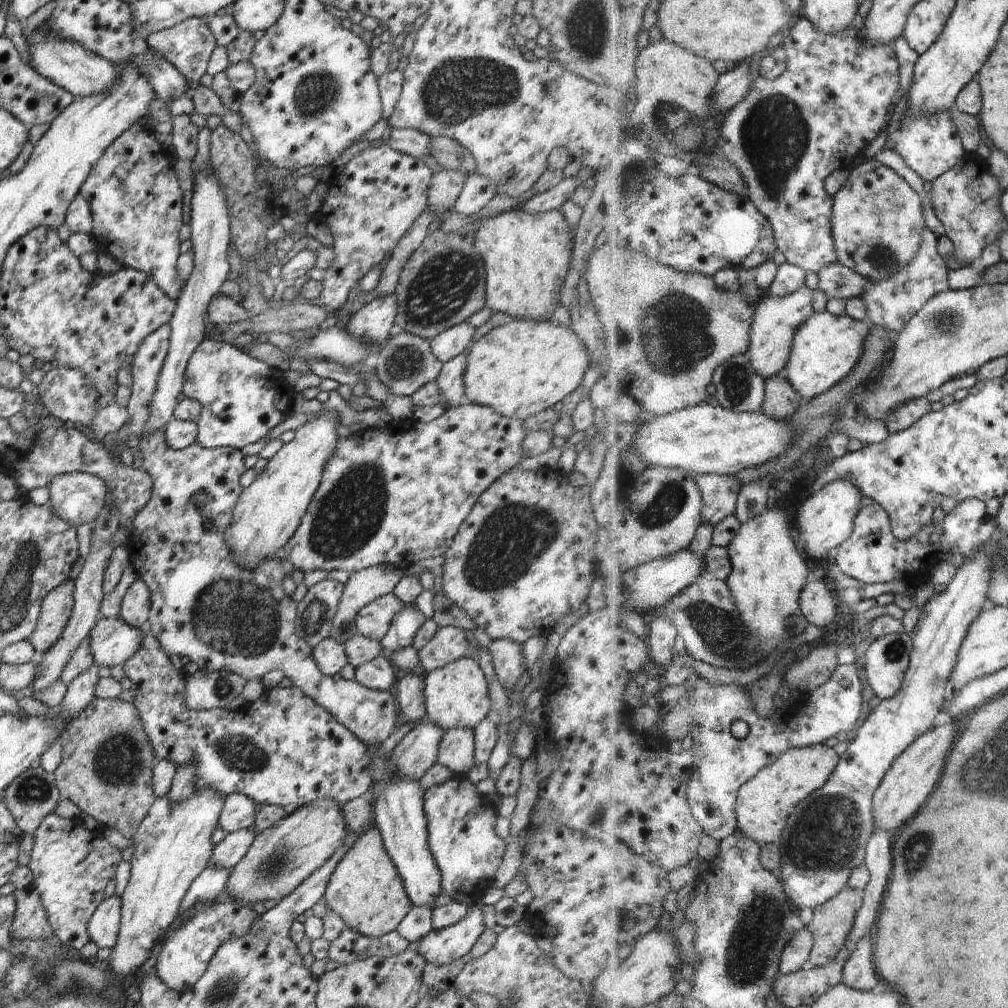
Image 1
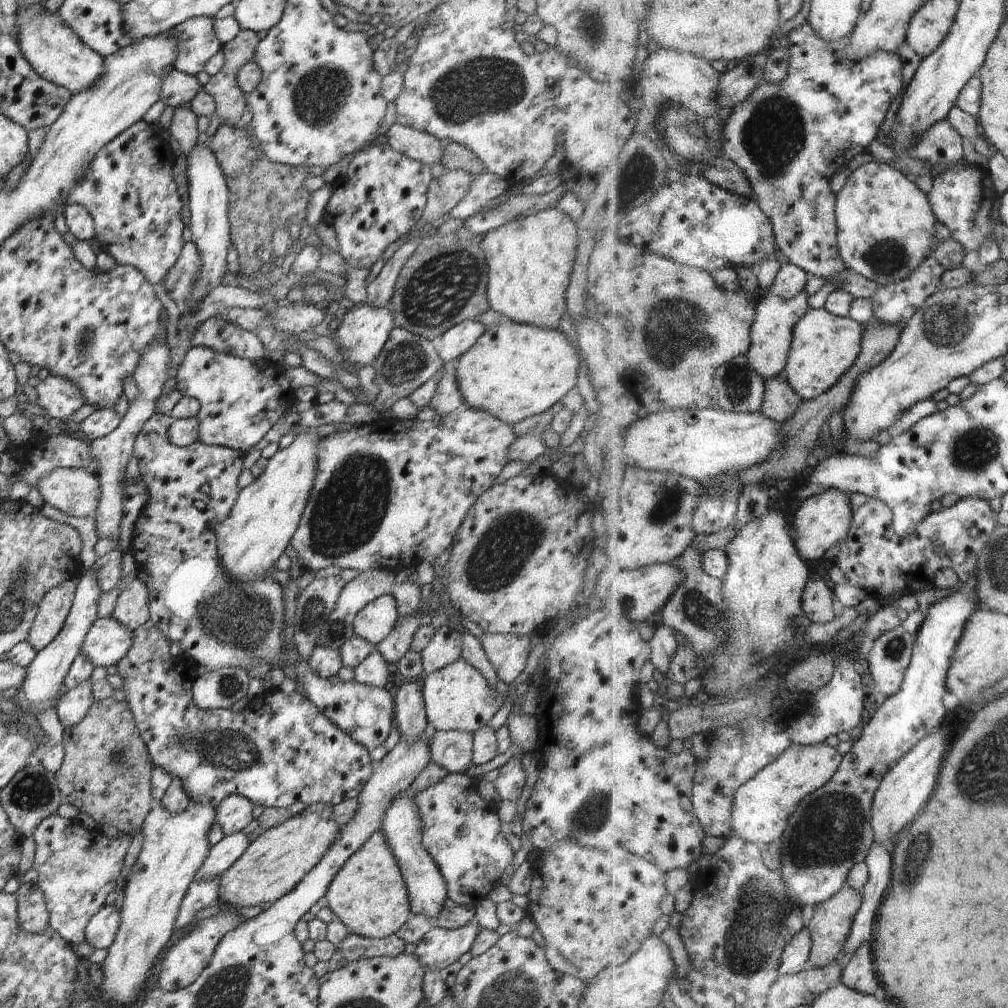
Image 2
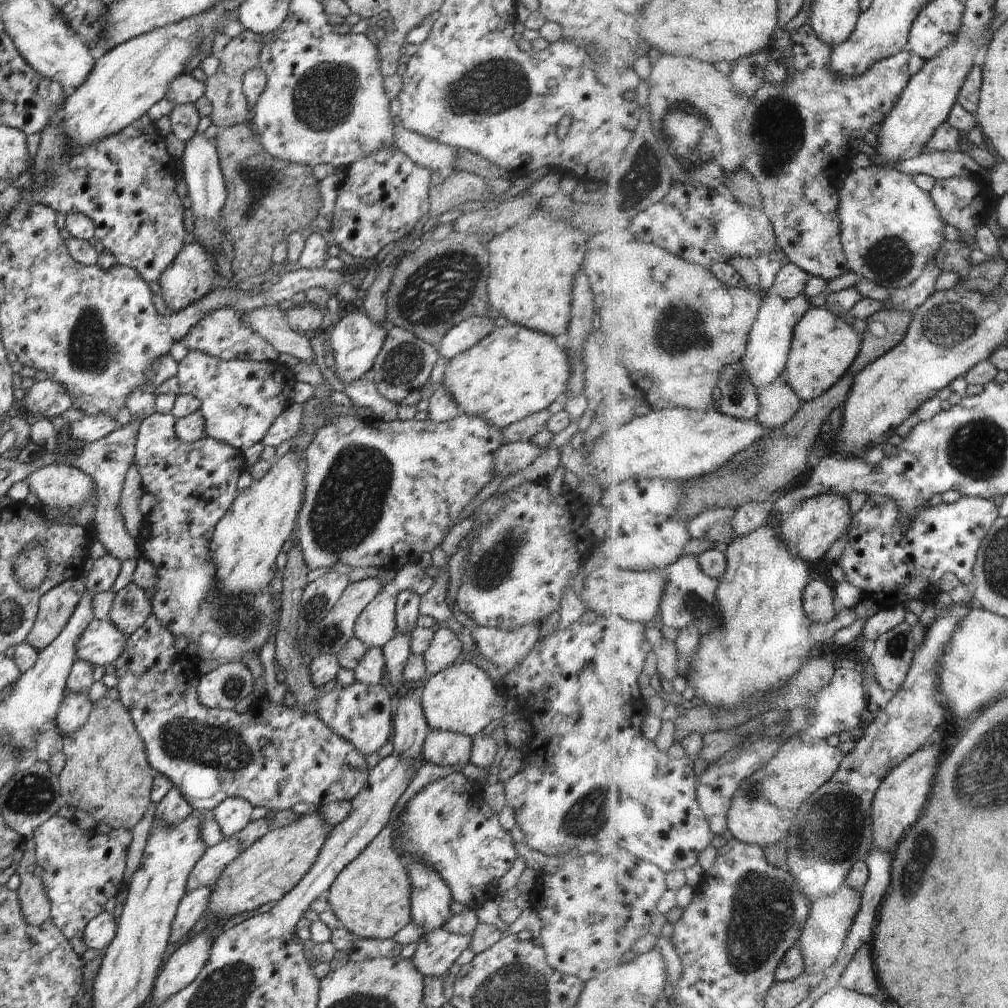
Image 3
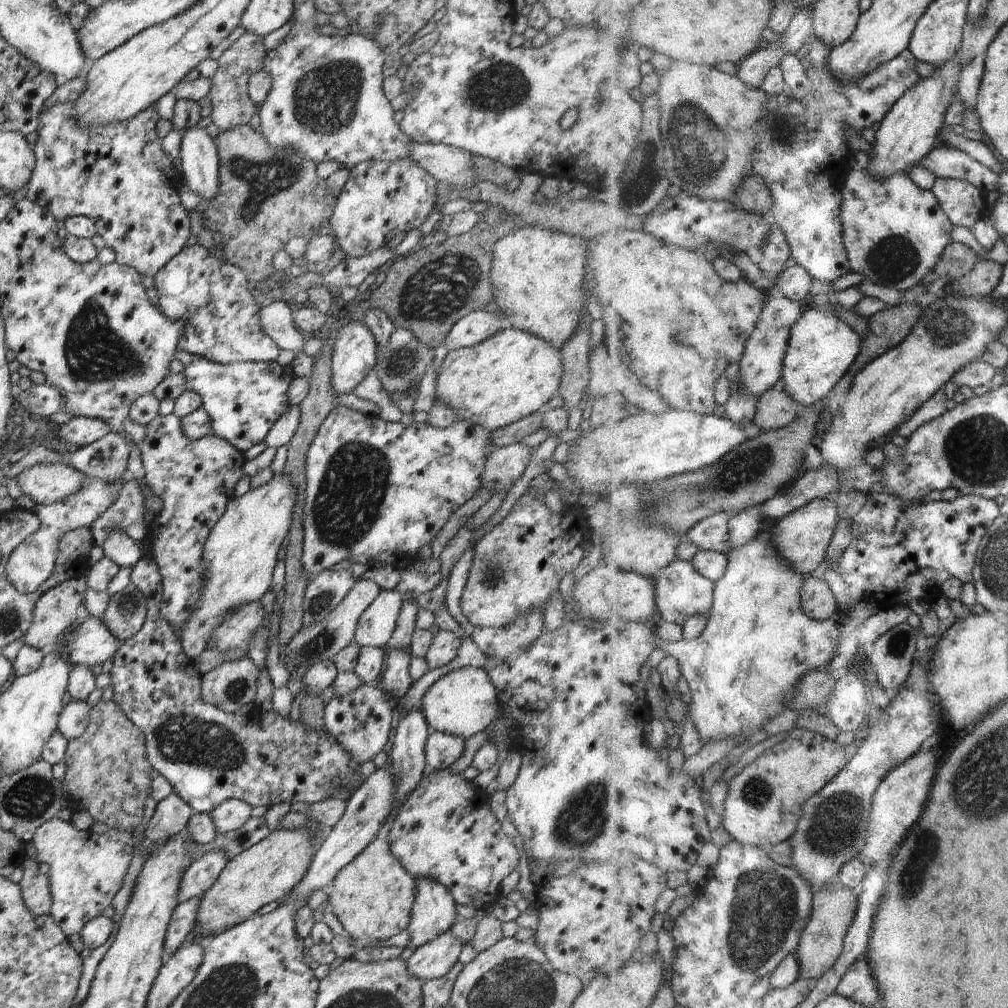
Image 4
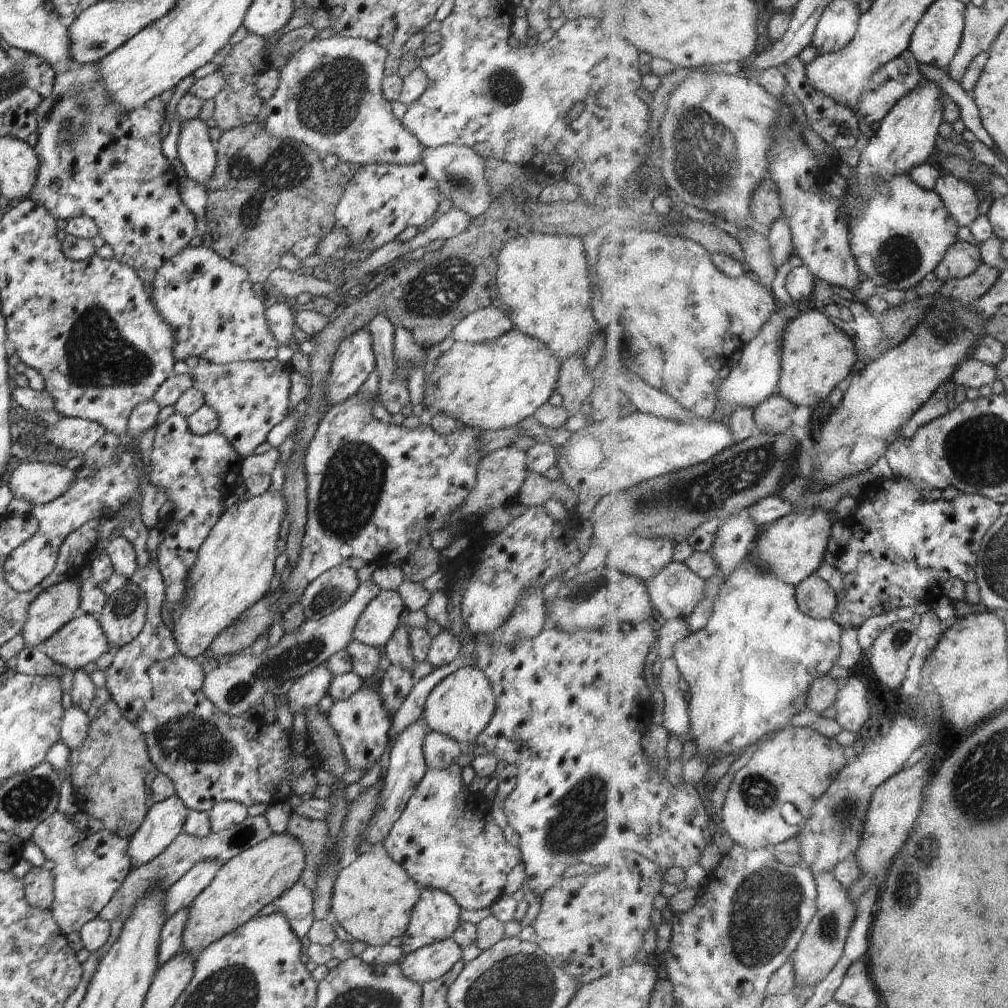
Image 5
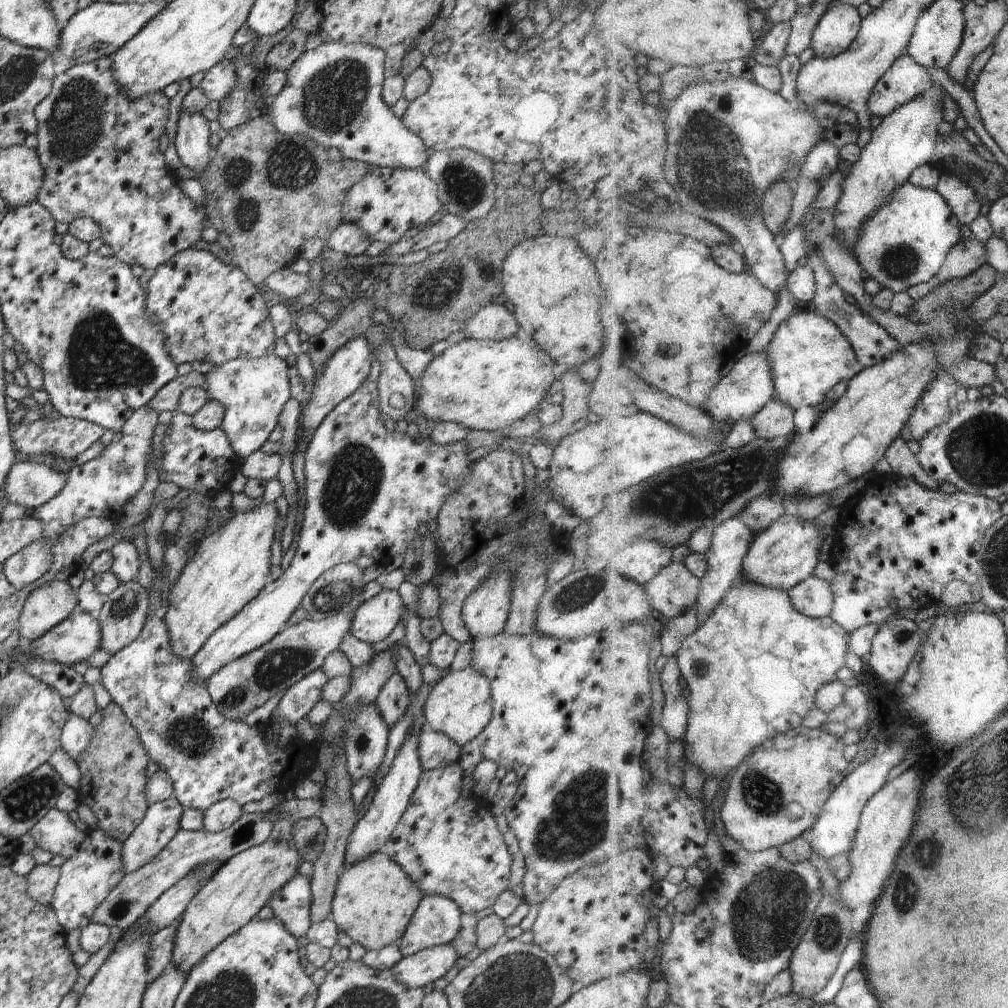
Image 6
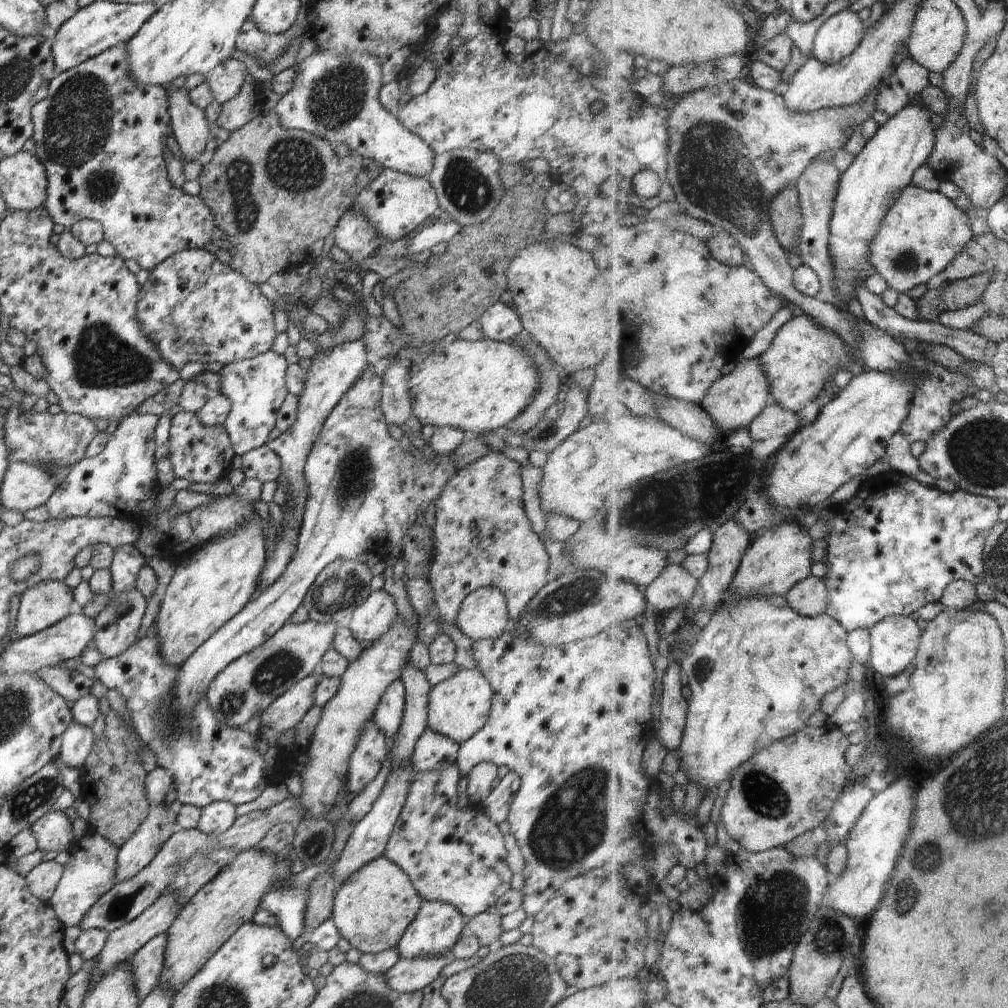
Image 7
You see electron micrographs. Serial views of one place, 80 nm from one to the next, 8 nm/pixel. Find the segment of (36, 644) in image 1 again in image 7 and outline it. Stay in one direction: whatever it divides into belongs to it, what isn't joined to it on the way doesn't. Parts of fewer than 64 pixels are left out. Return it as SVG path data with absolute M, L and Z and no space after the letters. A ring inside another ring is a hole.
M64 581L40 582L19 597L16 636L22 638L42 632L69 616L74 601Z

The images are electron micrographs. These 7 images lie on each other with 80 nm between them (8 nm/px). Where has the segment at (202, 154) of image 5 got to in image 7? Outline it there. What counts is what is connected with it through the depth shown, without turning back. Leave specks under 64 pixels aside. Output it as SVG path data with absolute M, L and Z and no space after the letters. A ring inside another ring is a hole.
M186 89L167 91L171 128L185 162L199 161L211 138L205 113L188 100Z

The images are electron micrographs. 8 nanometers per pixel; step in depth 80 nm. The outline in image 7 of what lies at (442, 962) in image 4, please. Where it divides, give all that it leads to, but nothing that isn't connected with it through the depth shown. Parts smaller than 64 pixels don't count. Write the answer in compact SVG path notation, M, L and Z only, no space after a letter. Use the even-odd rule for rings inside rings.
M430 954L422 958L400 959L386 974L386 984L394 992L422 991L438 978L446 966L447 954Z

